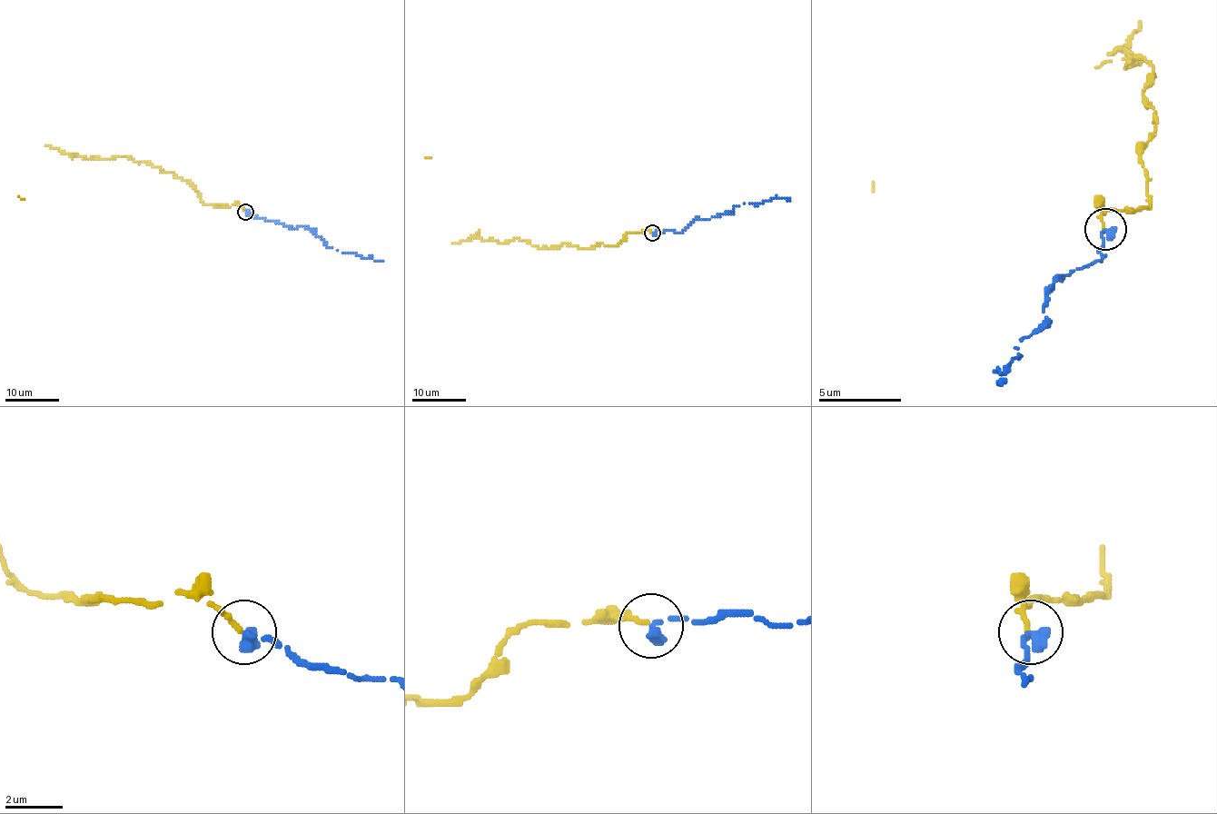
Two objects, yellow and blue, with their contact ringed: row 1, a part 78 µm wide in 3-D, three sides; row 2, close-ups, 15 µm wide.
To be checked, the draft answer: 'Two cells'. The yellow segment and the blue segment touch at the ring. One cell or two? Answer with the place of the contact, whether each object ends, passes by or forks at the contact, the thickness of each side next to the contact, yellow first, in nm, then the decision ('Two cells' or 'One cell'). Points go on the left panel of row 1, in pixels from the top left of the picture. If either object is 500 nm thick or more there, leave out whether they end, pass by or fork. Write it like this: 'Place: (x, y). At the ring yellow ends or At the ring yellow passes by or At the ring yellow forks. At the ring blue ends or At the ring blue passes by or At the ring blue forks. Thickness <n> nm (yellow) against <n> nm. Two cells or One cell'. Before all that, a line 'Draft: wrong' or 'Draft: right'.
Draft: wrong
Place: (245, 212). At the ring yellow ends. At the ring blue ends. Thickness 180 nm (yellow) against 480 nm. One cell

